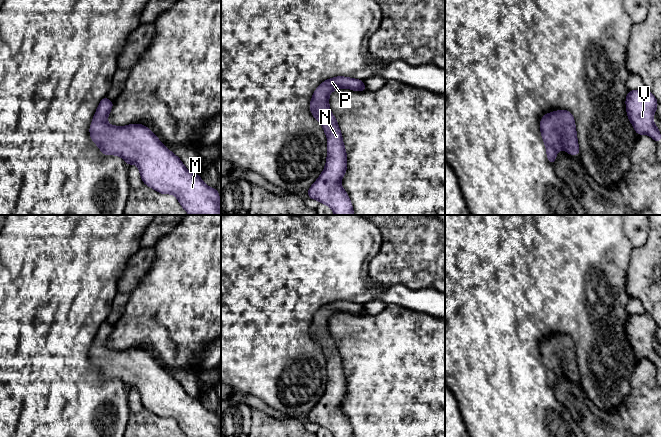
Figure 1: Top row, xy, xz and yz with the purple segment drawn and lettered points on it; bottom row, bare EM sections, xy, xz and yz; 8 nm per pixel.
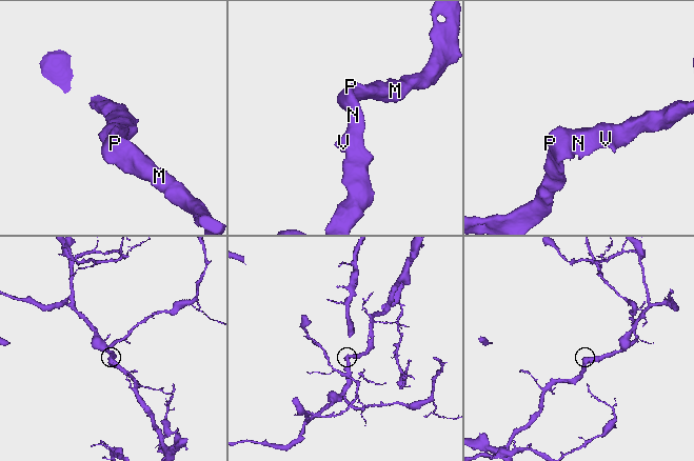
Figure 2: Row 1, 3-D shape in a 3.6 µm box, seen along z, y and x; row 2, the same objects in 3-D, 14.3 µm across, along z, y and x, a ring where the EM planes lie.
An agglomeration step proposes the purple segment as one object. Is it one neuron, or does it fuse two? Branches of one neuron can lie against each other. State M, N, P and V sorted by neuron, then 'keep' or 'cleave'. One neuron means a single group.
M N P V; keep

